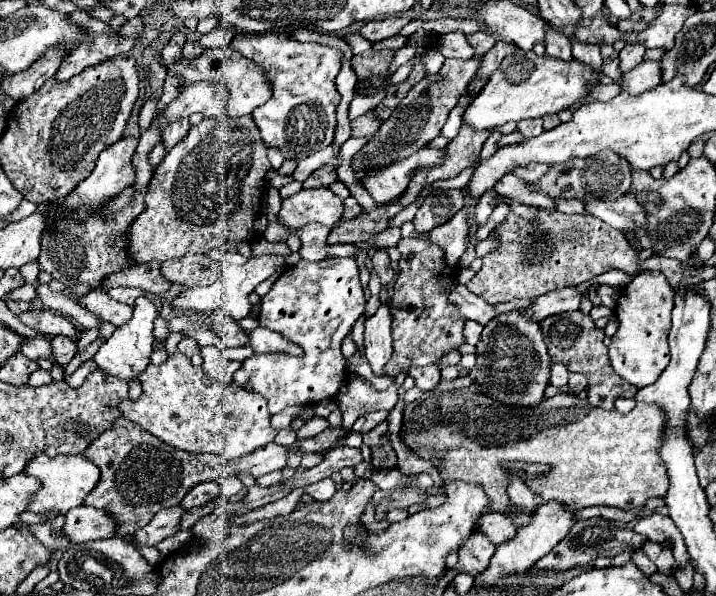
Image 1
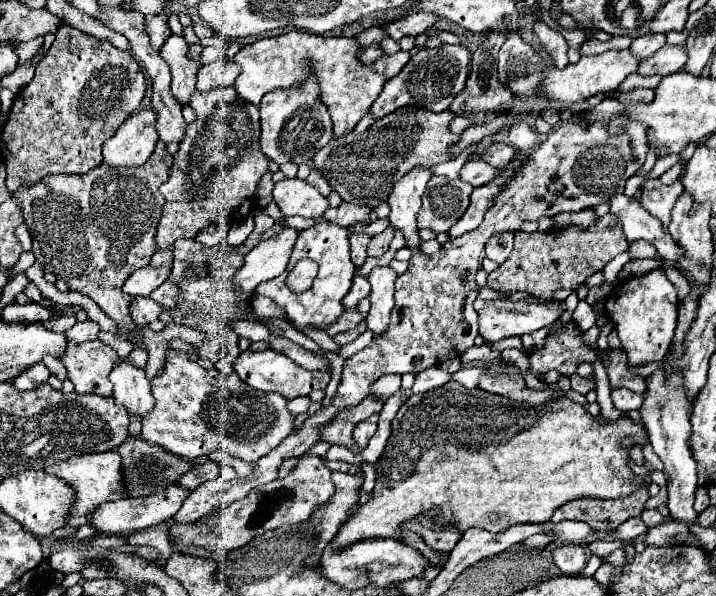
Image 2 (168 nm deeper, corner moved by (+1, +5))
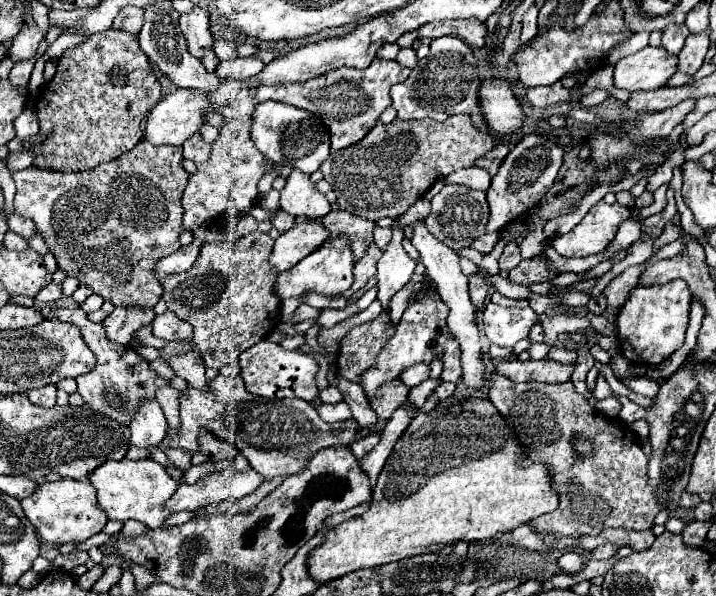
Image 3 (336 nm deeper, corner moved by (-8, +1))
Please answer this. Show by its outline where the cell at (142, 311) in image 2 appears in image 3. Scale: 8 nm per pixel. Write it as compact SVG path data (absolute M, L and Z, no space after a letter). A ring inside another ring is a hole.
M165 312L153 320L153 336L165 338L165 340L191 340L193 338L193 326L189 326L185 320L179 320L173 312Z

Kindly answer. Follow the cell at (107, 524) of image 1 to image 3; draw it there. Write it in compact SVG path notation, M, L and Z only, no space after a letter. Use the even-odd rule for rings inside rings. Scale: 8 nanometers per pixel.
M225 468L221 472L213 472L207 478L201 478L197 484L181 484L173 498L169 500L169 510L197 510L207 504L219 504L223 500L241 500L243 496L255 492L265 478L249 468L249 472L237 472L233 468Z

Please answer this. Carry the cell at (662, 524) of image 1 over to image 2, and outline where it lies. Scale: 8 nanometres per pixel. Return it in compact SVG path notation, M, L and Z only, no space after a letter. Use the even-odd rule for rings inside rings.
M640 516L636 518L630 518L628 522L624 522L620 526L620 530L614 530L608 534L608 538L620 538L620 540L632 540L632 538L638 538L640 534L644 534L644 522Z

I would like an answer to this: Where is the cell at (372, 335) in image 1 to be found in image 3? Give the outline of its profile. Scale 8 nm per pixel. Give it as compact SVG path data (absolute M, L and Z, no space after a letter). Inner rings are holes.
M397 220L393 222L391 230L393 230L393 240L389 242L383 256L377 262L377 280L379 280L377 298L383 304L383 308L389 308L393 294L399 292L411 280L415 270L415 260L411 260L403 250L405 234L403 228L397 224Z

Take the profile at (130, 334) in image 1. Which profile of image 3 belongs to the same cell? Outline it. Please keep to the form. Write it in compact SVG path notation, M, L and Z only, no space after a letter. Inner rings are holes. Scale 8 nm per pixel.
M157 400L143 402L139 412L135 414L133 422L129 424L129 428L131 428L131 444L133 446L145 448L145 450L159 446L167 432L167 420L165 420L163 410L157 404Z

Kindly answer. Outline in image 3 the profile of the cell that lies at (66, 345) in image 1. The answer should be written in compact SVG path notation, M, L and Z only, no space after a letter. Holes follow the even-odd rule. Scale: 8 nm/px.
M117 306L107 318L105 318L105 332L113 342L129 344L131 334L137 332L141 326L149 326L155 318L153 308L139 308L139 306Z

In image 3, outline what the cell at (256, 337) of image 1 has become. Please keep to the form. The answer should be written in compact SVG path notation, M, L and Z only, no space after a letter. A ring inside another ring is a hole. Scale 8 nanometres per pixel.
M415 364L415 366L411 366L407 372L403 372L401 380L413 388L413 386L425 382L425 380L429 378L429 372L431 372L431 368L429 368L427 364Z

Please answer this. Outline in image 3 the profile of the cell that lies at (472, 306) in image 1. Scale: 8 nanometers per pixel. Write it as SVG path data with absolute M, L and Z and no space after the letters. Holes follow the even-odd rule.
M489 302L483 310L483 330L491 344L515 346L519 340L529 336L535 324L535 312L527 308L503 308Z

